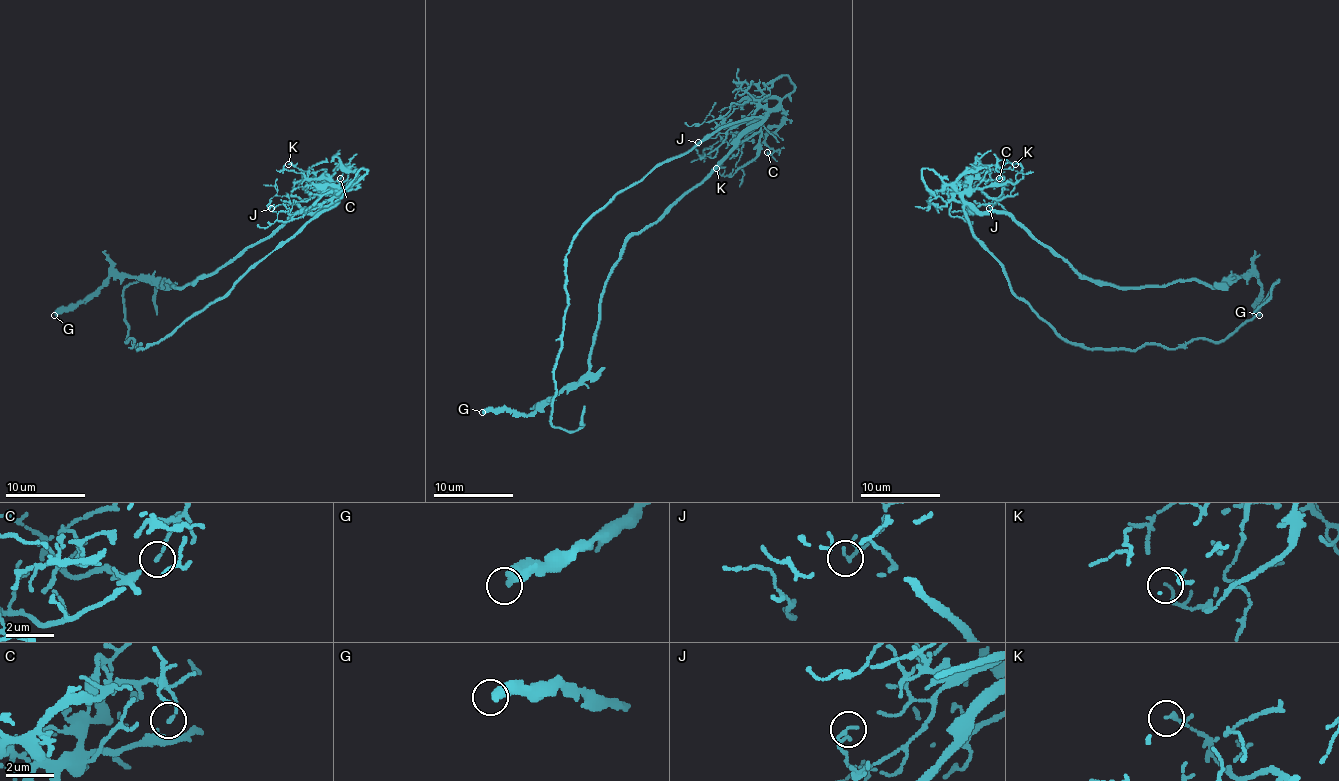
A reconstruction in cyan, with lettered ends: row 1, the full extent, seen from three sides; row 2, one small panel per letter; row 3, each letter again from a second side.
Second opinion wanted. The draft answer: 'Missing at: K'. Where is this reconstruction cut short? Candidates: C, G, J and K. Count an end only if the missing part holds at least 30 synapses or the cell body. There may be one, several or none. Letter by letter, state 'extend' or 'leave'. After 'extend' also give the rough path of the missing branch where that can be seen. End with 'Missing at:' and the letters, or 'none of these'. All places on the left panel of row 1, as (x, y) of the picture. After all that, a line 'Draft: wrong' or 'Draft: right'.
C: leave
G: leave
J: leave
K: leave
Missing at: none of these
Draft: wrong

